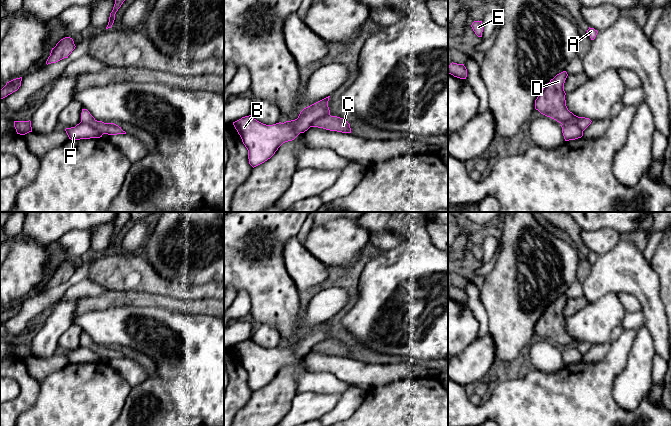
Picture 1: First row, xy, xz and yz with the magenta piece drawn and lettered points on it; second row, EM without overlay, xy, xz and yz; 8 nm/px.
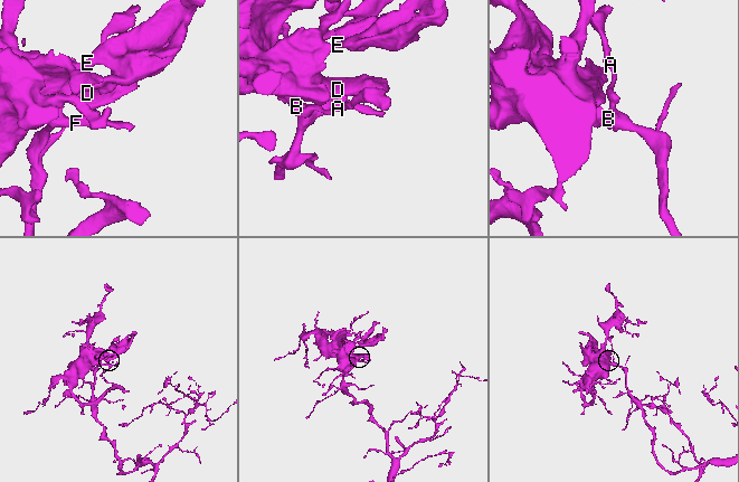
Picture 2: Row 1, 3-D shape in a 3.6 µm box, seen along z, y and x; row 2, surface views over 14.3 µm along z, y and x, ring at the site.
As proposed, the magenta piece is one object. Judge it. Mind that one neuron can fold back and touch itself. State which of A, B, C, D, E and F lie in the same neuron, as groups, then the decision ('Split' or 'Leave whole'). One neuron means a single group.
Groups: A B F / C D E. Split

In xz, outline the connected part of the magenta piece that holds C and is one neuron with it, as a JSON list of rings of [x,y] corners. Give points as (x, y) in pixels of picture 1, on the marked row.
[[[331,115],[316,120],[312,124],[312,127],[318,127],[342,133],[351,133],[350,124],[345,119]]]

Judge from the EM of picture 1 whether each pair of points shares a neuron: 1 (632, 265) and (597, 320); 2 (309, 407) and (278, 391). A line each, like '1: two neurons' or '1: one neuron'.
1: two neurons
2: two neurons

